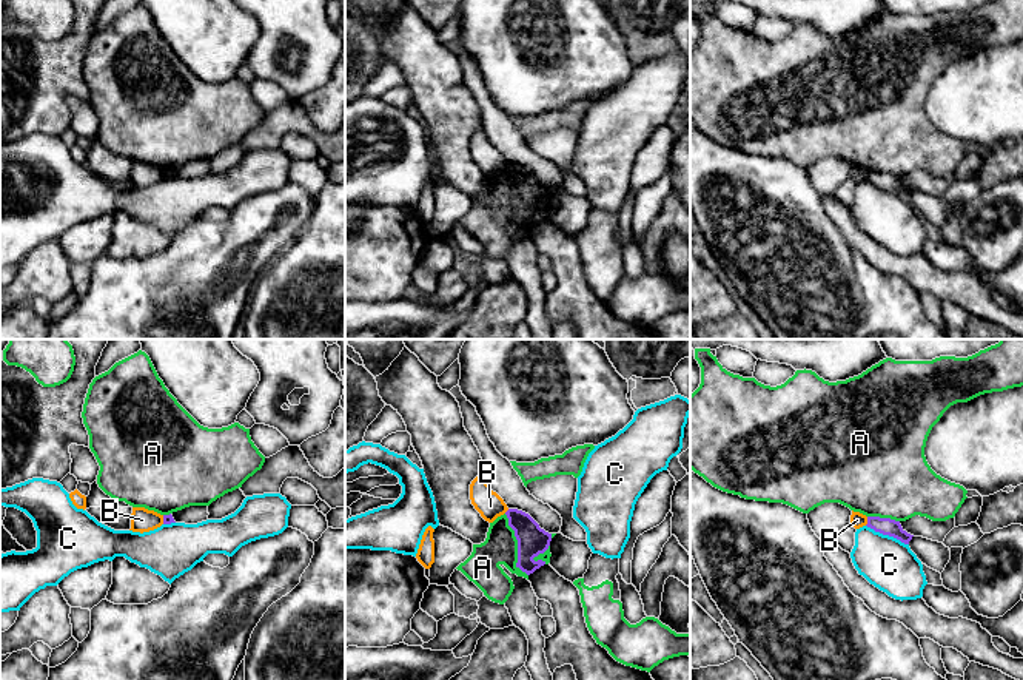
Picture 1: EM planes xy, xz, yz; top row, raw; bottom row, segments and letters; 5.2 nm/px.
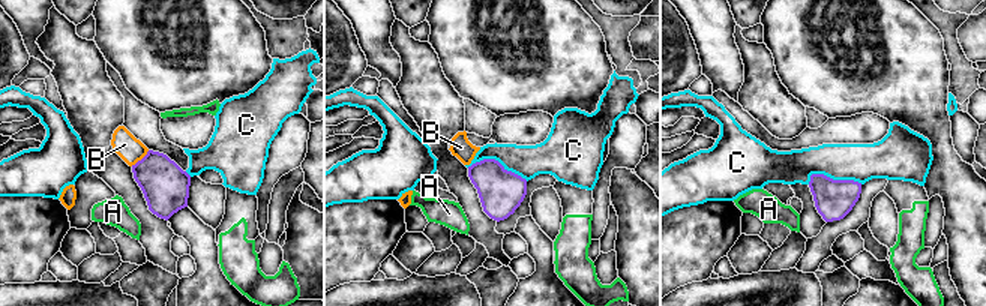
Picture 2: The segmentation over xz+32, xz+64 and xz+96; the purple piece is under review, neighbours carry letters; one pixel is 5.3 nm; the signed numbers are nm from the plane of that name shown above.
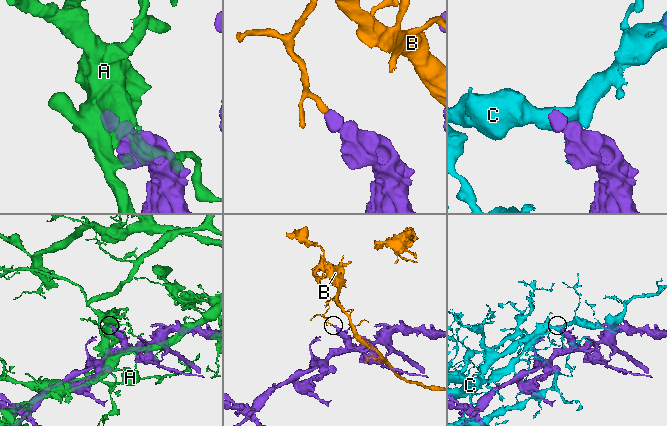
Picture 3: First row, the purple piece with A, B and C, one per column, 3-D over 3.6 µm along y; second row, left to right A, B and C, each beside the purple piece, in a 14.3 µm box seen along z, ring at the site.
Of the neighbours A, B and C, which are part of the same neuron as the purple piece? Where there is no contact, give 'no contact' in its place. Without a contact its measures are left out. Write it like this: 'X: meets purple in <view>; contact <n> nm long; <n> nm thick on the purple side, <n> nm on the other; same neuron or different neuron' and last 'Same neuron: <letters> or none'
A: meets purple in xz; contact 340 nm long; 160 nm thick on the purple side, 180 nm on the other; different neuron
B: meets purple in yz; contact 50 nm long; 90 nm thick on the purple side, 80 nm on the other; different neuron
C: meets purple in yz; contact 240 nm long; 90 nm thick on the purple side, 280 nm on the other; different neuron
Same neuron: none

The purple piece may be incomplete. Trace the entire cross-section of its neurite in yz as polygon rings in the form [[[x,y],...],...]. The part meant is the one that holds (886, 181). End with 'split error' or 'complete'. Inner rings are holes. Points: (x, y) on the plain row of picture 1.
[[[867,171],[866,180],[874,183],[875,187],[883,188],[883,190],[894,191],[904,199],[909,199],[909,196],[914,191],[901,182],[900,176],[895,176],[895,174],[891,174],[891,173]]]; complete

